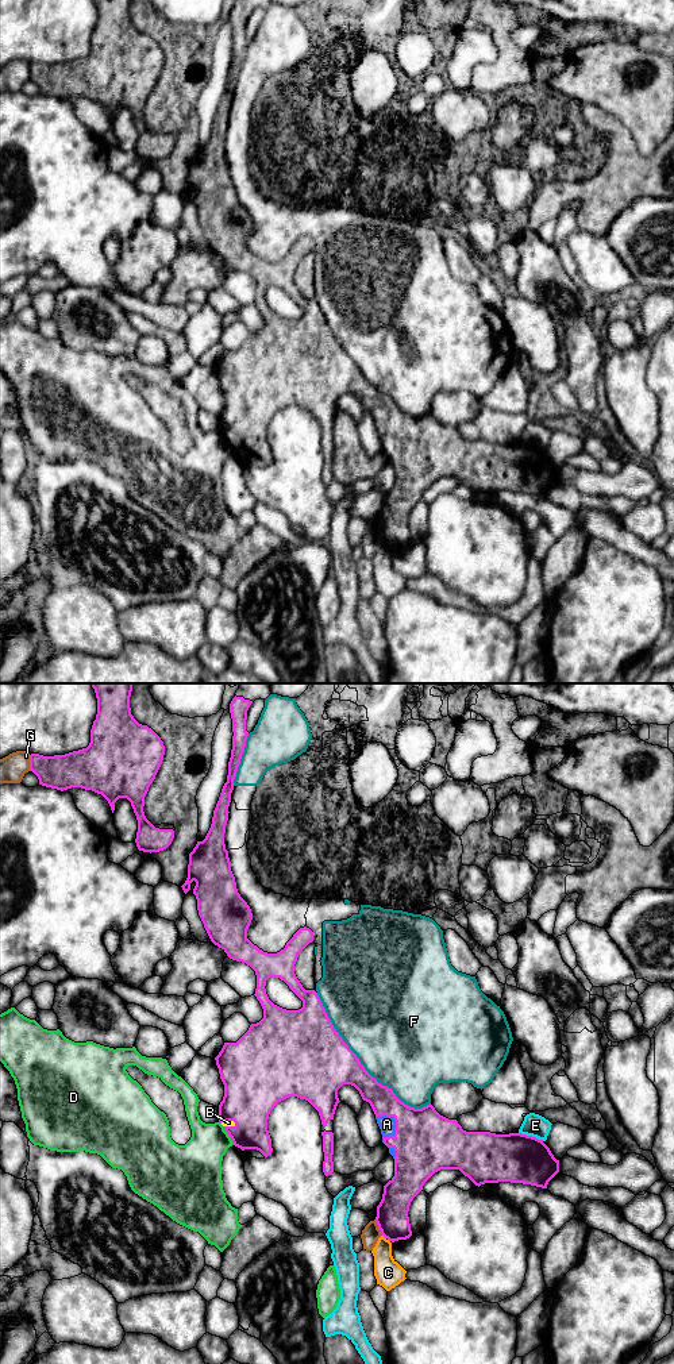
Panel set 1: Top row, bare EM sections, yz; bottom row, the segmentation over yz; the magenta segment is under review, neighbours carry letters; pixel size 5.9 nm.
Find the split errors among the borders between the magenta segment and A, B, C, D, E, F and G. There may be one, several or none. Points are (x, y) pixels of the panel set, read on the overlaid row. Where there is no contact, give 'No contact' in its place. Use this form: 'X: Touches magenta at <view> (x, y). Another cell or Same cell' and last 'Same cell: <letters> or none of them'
A: Touches magenta at yz (395, 1120). Same cell
B: Touches magenta at yz (230, 1120). Same cell
C: Touches magenta at yz (384, 1236). Another cell
D: Touches magenta at yz (228, 1135). Another cell
E: Touches magenta at yz (531, 1136). Another cell
F: Touches magenta at yz (361, 1064). Another cell
G: Touches magenta at yz (30, 763). Another cell
Same cell: A, B

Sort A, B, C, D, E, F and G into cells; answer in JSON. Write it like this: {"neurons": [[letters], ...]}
{"neurons": [["A", "B"], ["C"], ["D"], ["E"], ["F"], ["G"]]}

